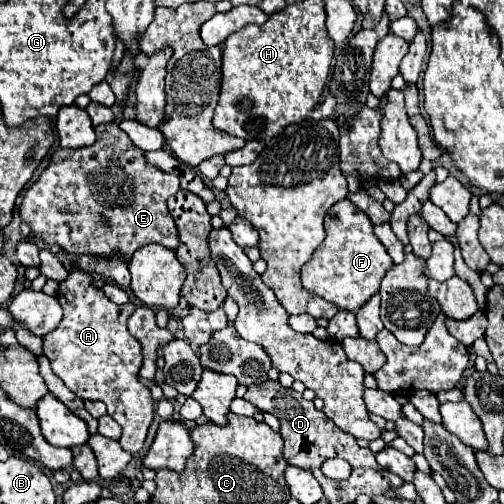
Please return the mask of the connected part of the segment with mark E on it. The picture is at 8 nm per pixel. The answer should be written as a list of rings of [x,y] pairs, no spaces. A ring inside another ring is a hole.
[[[108,122],[108,124],[100,124],[96,126],[96,142],[92,146],[86,148],[76,148],[76,150],[68,150],[68,148],[58,148],[48,164],[48,168],[40,174],[40,178],[26,190],[24,200],[20,204],[20,218],[22,222],[30,224],[32,234],[36,236],[36,240],[50,244],[50,246],[60,246],[62,250],[70,252],[70,254],[98,254],[98,256],[106,256],[112,250],[122,250],[122,254],[126,258],[130,258],[134,254],[134,250],[138,250],[144,244],[156,242],[162,244],[166,248],[176,248],[178,244],[178,232],[176,232],[176,224],[166,208],[166,200],[168,196],[176,194],[180,188],[178,178],[172,174],[164,174],[158,168],[152,168],[152,164],[146,162],[144,152],[132,144],[132,140],[128,140],[128,136],[118,128],[116,122]],[[122,190],[132,190],[132,200],[126,202],[116,202],[116,204],[108,204],[106,200],[110,200],[112,192],[116,192],[116,198],[122,196]],[[100,214],[104,214],[110,220],[110,226],[102,226],[100,224]]]

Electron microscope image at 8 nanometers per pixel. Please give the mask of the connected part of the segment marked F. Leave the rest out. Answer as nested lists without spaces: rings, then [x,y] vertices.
[[[348,198],[336,202],[326,212],[324,224],[326,240],[302,266],[302,286],[308,292],[336,304],[340,310],[356,312],[380,290],[380,280],[384,272],[392,266],[392,258],[388,256],[388,252],[384,252],[380,240],[376,240],[370,218]]]

